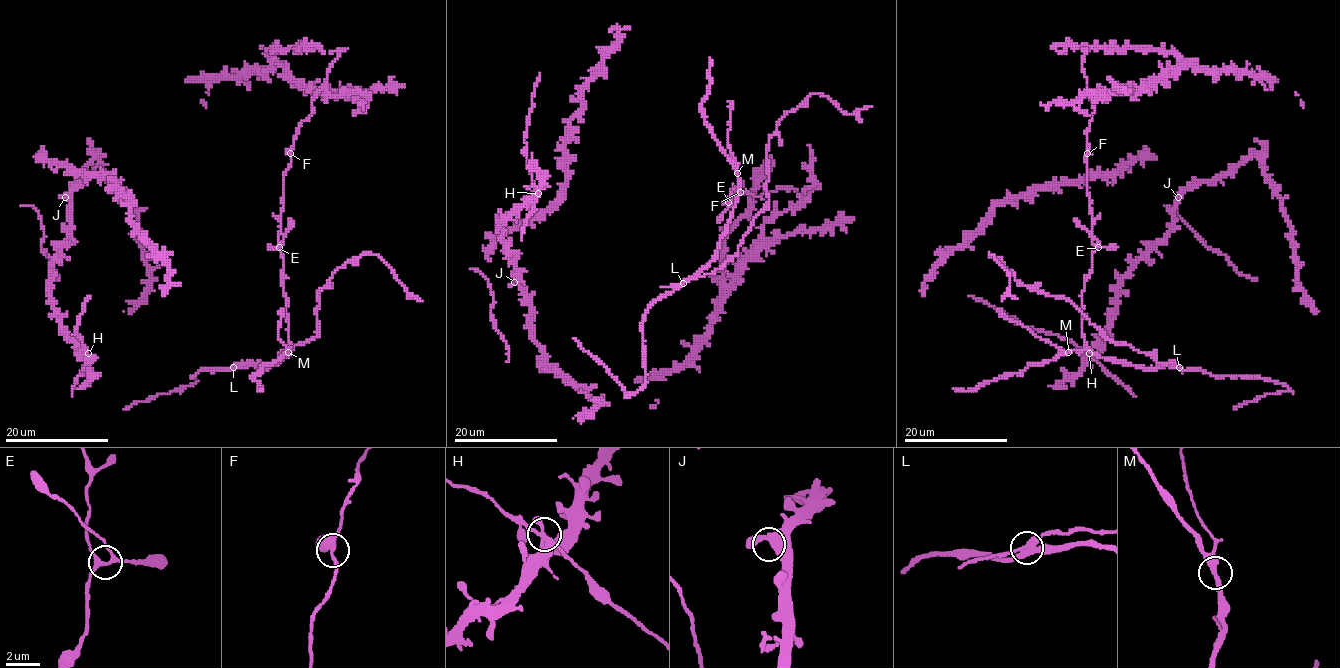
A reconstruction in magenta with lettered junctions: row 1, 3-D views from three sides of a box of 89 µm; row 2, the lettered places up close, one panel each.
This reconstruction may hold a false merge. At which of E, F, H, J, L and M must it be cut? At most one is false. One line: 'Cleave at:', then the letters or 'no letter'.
Cleave at: L

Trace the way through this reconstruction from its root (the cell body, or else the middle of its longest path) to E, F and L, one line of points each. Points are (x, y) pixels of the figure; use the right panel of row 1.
E: (1233, 376), (1169, 366), (1143, 368), (1094, 354), (1082, 332), (1081, 292), (1091, 269), (1091, 255), (1098, 247)
F: (1233, 376), (1169, 366), (1143, 368), (1094, 354), (1086, 345), (1081, 292), (1094, 250), (1087, 153)
L: (1233, 376), (1215, 376), (1201, 370), (1179, 367)

